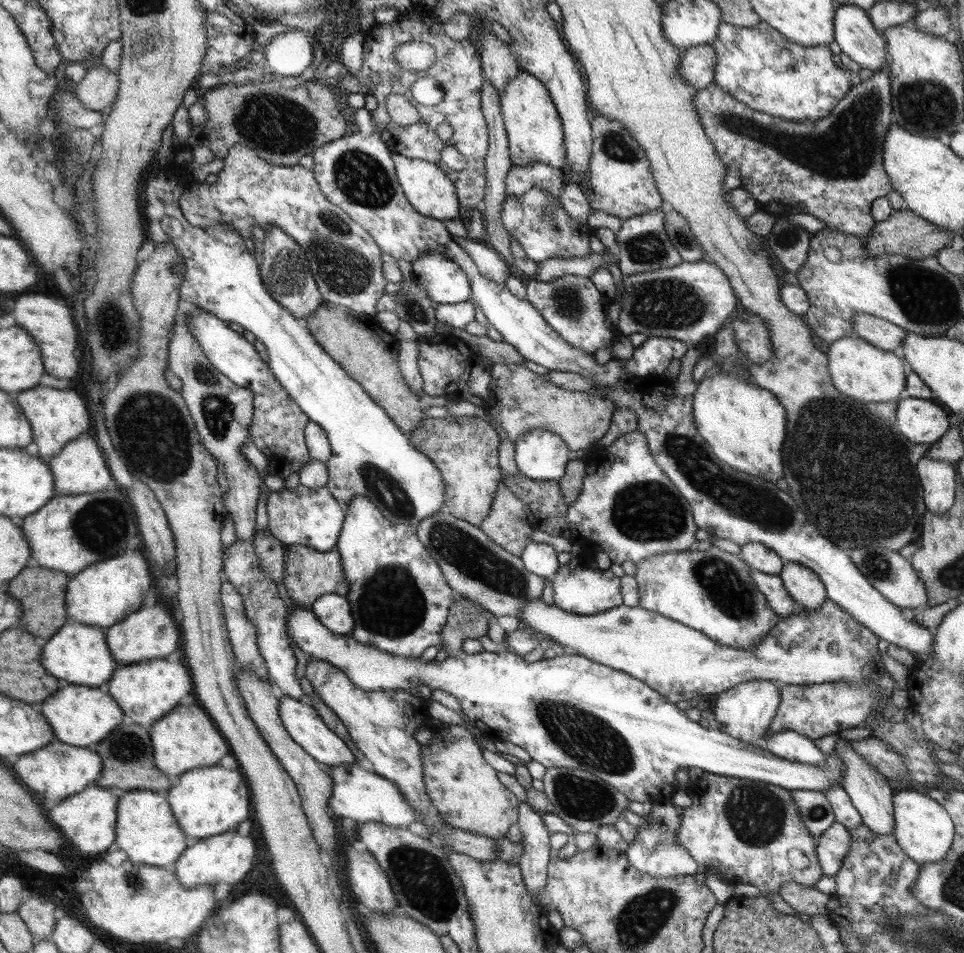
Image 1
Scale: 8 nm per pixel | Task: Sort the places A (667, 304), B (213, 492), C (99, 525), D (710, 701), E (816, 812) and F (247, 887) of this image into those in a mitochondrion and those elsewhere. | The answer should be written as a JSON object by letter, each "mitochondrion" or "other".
{"A":"mitochondrion","B":"other","C":"mitochondrion","D":"other","E":"mitochondrion","F":"other"}

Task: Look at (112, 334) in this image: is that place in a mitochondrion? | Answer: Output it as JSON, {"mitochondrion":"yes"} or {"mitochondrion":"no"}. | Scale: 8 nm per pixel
{"mitochondrion":"yes"}

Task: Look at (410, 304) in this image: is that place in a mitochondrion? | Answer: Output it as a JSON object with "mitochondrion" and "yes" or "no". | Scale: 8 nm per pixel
{"mitochondrion":"yes"}

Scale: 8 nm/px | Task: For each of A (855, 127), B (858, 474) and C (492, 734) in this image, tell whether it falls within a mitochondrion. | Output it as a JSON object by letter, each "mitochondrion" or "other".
{"A":"mitochondrion","B":"other","C":"other"}

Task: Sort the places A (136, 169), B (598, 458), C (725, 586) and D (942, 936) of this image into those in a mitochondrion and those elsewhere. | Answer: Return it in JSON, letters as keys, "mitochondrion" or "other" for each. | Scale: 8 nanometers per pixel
{"A":"other","B":"other","C":"mitochondrion","D":"mitochondrion"}

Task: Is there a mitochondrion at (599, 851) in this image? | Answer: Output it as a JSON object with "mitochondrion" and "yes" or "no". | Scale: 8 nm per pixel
{"mitochondrion":"no"}

